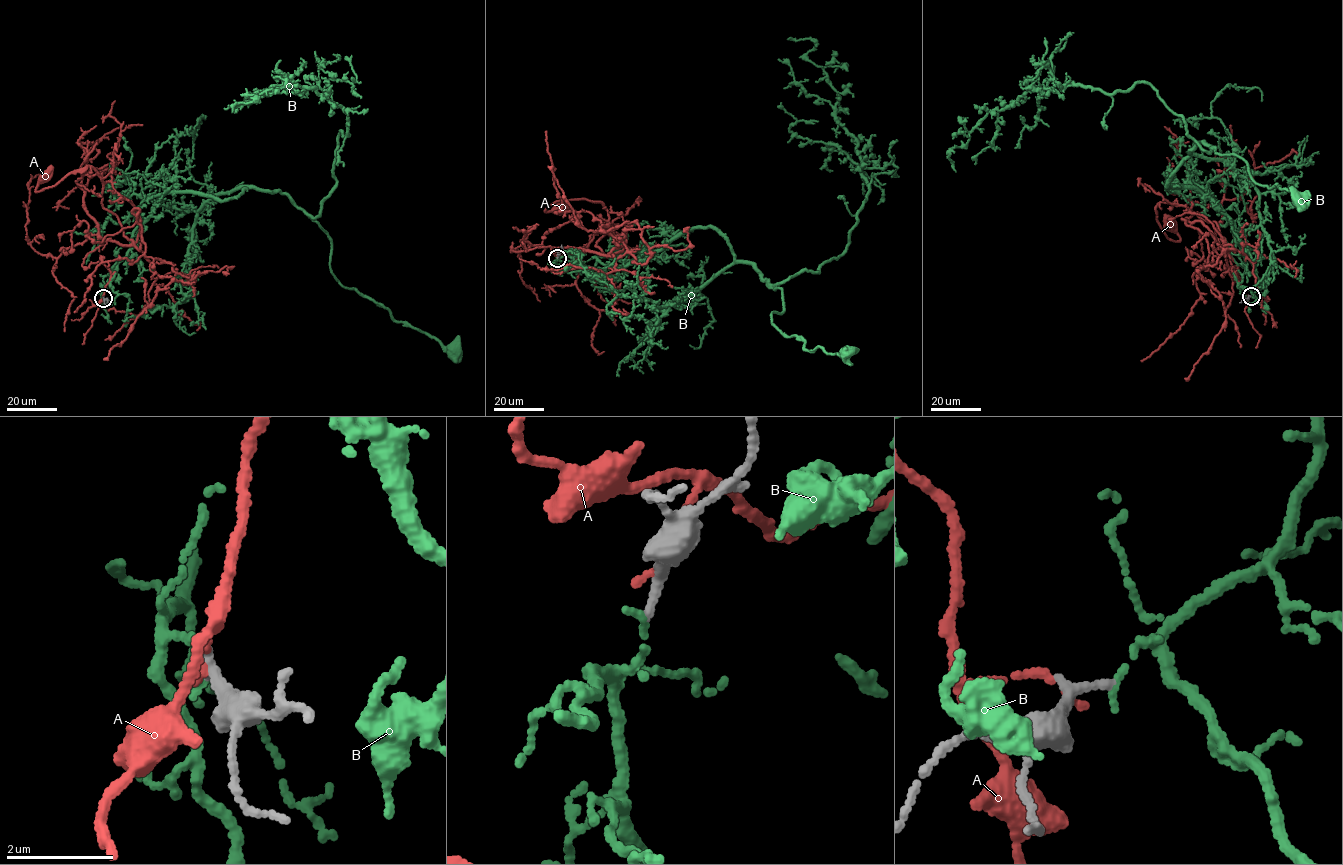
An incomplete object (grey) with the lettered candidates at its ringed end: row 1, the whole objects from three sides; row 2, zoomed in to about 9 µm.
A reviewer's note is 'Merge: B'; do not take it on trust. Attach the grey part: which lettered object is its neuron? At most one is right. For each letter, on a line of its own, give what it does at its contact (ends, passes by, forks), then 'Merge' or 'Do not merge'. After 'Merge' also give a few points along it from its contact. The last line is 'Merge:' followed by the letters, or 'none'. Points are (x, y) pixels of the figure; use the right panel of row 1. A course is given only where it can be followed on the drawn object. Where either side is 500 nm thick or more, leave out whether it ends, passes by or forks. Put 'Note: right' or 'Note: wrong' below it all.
A: It ends there. Do not merge
B: It ends there. Do not merge
Merge: none
Note: wrong

